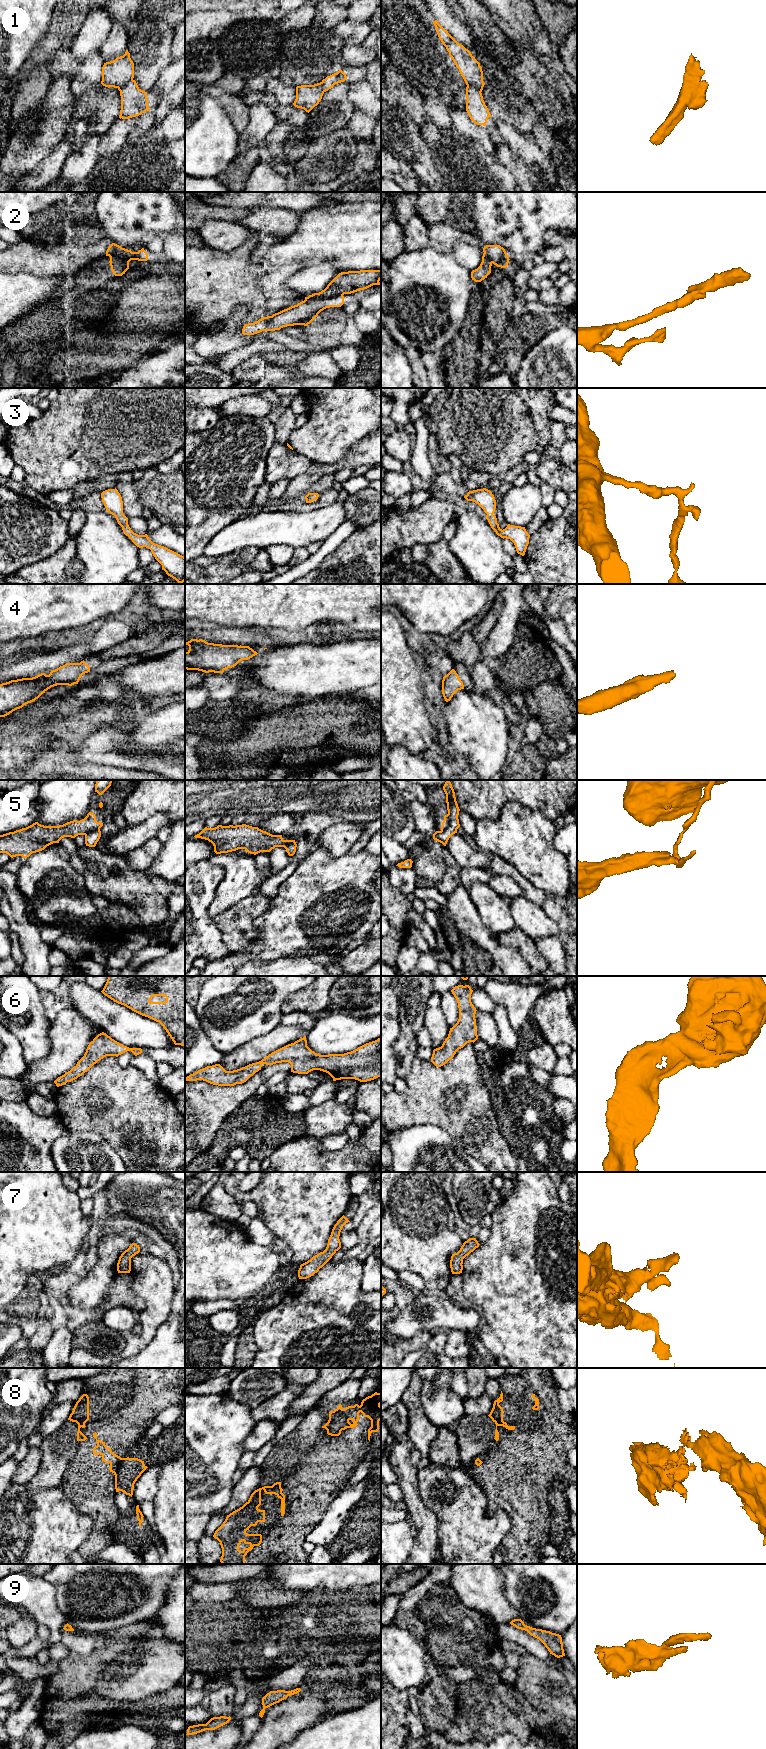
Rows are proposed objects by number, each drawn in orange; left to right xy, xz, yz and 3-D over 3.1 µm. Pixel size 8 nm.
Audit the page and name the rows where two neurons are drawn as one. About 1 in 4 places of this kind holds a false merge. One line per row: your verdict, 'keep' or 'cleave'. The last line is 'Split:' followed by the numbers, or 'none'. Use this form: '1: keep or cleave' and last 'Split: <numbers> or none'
1: cleave
2: cleave
3: keep
4: keep
5: cleave
6: keep
7: keep
8: cleave
9: keep
Split: 1, 2, 5, 8

